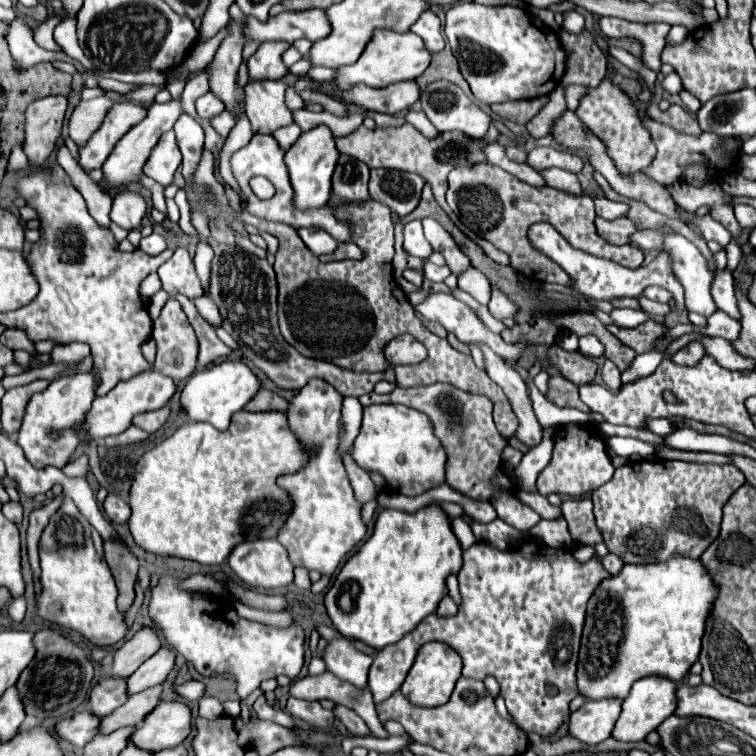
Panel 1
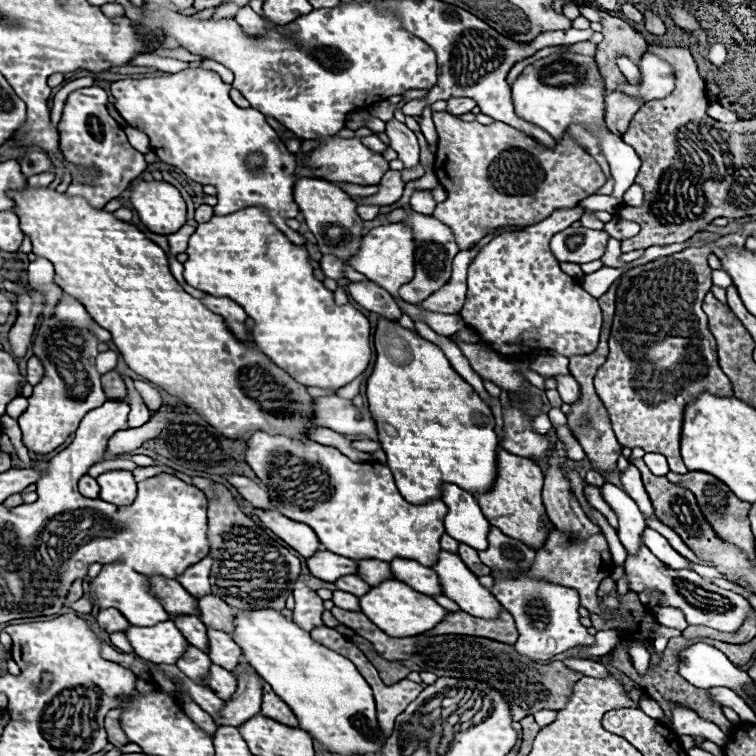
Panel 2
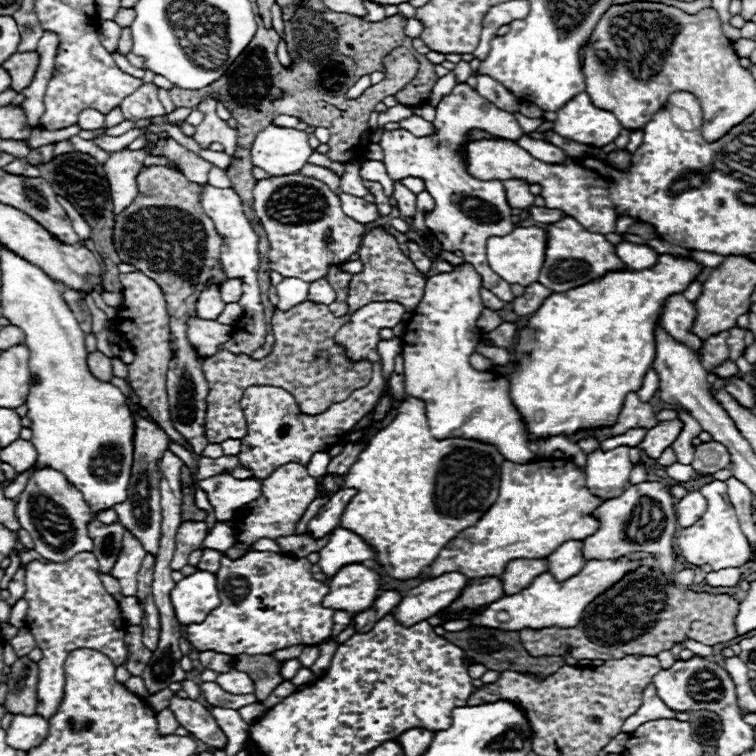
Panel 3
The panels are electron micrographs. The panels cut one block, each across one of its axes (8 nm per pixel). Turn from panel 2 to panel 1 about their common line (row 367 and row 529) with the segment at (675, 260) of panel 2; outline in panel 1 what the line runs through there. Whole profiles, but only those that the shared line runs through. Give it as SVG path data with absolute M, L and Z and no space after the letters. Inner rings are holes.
M638 460L638 464L626 464L626 466L616 468L612 480L606 482L604 486L596 488L590 494L590 498L594 502L596 524L604 532L604 542L606 542L610 552L618 554L626 564L660 564L660 562L668 562L676 554L688 556L688 558L698 558L720 532L720 520L722 520L724 502L732 496L732 492L738 488L738 484L744 484L744 482L746 482L744 474L732 464L692 464L692 462L678 462L678 460Z

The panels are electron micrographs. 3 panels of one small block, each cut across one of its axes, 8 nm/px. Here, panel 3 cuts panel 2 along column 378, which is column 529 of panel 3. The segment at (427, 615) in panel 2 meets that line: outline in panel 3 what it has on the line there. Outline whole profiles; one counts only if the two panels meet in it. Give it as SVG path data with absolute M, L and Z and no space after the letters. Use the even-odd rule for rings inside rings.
M590 560L586 562L586 566L582 568L580 574L564 580L564 582L556 582L548 572L540 574L528 588L520 590L518 594L512 596L502 596L500 600L492 602L490 608L486 608L482 614L474 616L472 620L452 620L442 624L444 630L450 632L458 632L460 628L470 628L470 626L488 626L488 628L500 628L500 630L524 630L524 628L532 628L532 630L542 630L542 628L574 628L580 618L584 608L606 588L610 588L614 582L618 582L628 570L638 568L638 566L650 566L654 560L642 560L642 562L618 562L618 560Z

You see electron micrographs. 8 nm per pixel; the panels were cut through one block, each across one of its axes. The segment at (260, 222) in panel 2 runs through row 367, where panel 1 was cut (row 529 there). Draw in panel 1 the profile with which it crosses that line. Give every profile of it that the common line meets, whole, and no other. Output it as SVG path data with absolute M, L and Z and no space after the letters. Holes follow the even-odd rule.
M310 380L292 400L288 408L288 426L308 452L308 462L292 474L280 476L276 484L292 500L292 512L278 530L276 540L288 550L294 566L316 570L332 576L338 564L364 540L366 524L362 520L362 504L356 500L346 468L338 454L342 436L342 396L324 380Z

